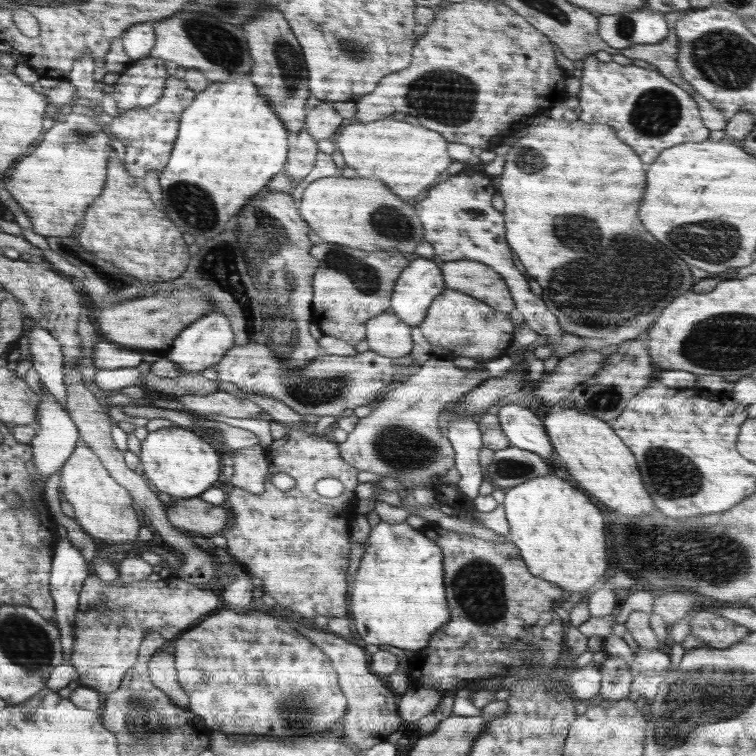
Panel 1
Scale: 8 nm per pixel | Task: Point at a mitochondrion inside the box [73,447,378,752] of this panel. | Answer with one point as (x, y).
(141, 721)

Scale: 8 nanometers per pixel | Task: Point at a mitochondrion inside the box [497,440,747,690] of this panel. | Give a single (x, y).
(672, 480)

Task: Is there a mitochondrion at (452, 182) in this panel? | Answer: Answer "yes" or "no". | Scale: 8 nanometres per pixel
no

